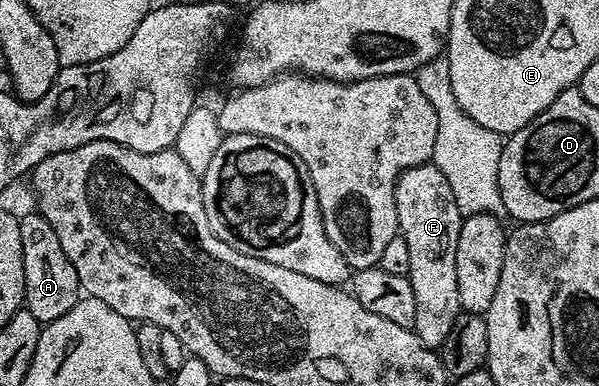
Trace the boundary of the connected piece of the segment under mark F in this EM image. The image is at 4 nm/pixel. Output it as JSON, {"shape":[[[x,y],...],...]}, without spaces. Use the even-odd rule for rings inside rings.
{"shape":[[[429,162],[414,166],[400,175],[396,183],[396,209],[400,223],[399,235],[404,237],[406,246],[410,249],[410,270],[407,277],[410,286],[414,286],[414,331],[416,337],[428,348],[439,349],[454,329],[456,317],[462,312],[458,302],[458,270],[454,266],[454,253],[458,251],[458,234],[462,219],[458,202],[454,202],[454,194],[450,191],[450,182],[446,182],[446,174],[442,174],[436,164]]]}

